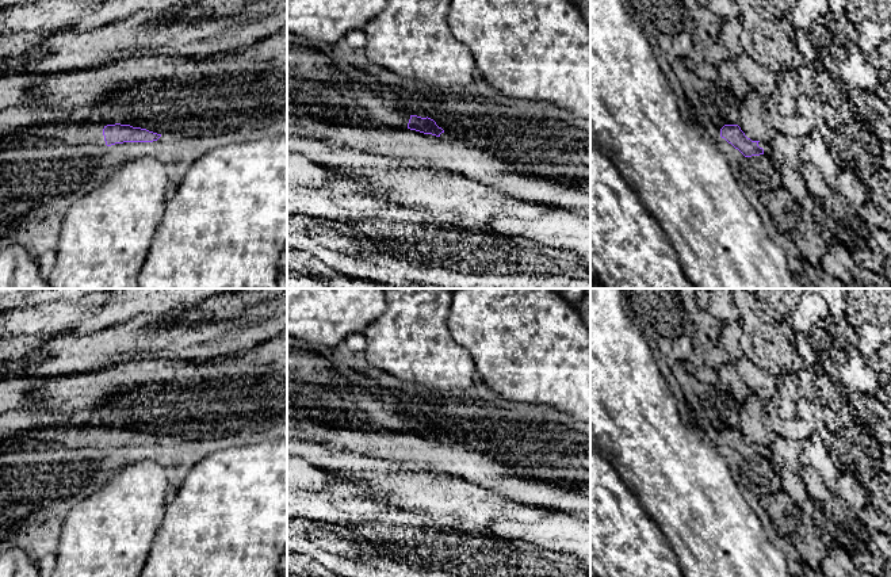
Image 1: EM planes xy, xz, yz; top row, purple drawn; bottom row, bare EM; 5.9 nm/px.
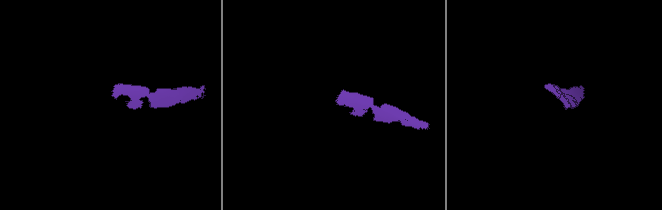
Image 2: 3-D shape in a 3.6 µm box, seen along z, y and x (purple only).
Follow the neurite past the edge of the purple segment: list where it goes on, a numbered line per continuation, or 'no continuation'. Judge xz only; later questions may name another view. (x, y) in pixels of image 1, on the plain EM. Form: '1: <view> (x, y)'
1: xz (381, 421)

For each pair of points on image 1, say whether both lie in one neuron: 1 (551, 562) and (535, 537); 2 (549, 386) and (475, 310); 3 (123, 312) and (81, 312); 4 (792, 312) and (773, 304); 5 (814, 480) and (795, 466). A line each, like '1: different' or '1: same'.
1: different
2: same
3: different
4: same
5: different

